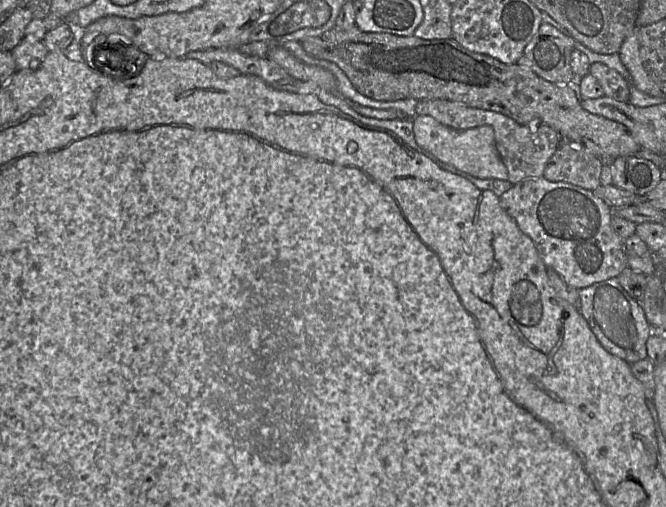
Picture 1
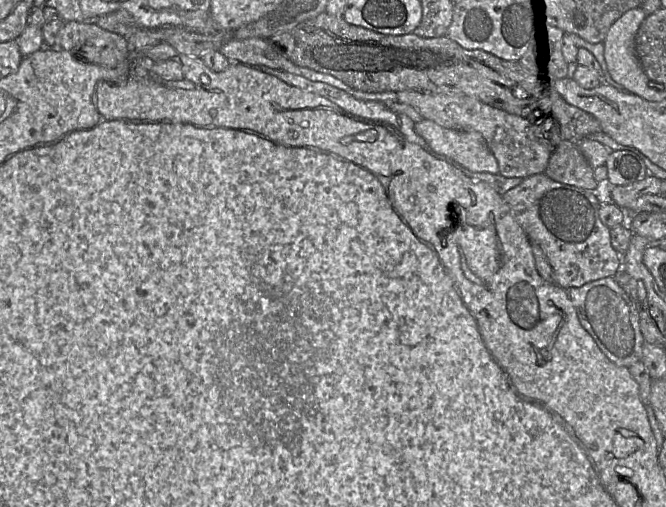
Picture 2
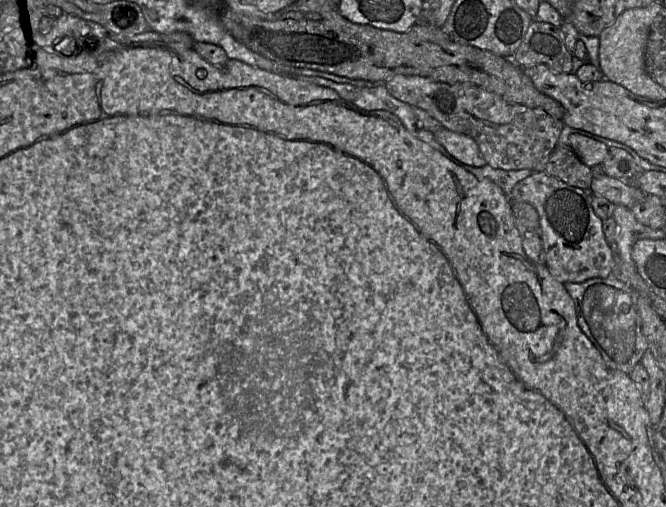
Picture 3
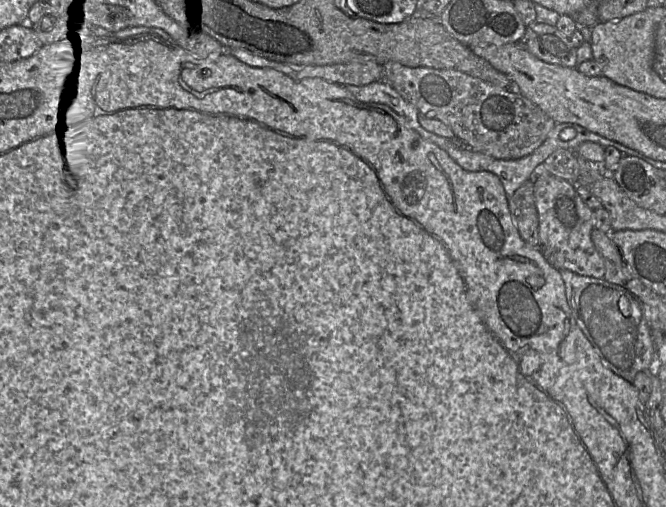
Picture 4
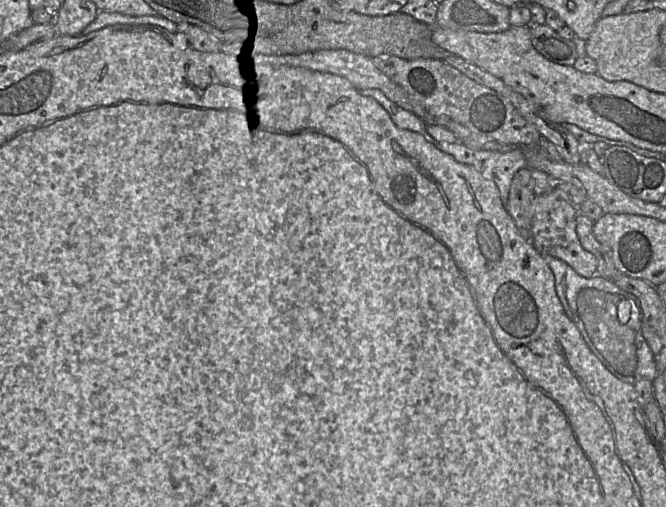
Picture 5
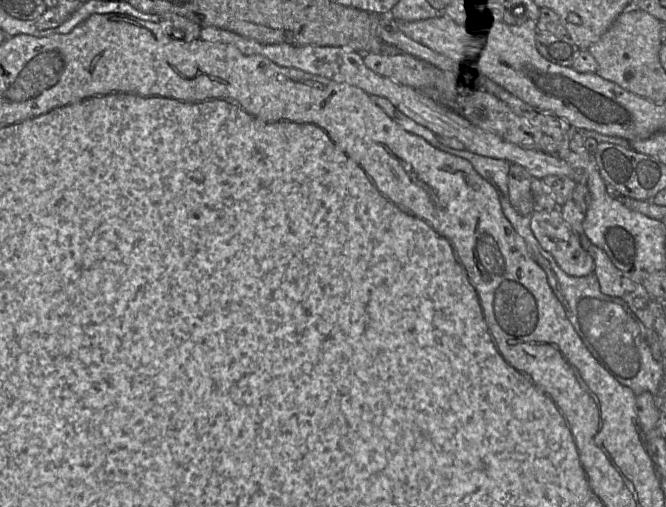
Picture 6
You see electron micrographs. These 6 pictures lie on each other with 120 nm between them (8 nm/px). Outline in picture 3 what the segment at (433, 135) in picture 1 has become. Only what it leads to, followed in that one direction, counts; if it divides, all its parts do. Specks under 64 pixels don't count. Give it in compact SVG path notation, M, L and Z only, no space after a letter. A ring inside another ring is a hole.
M439 129L433 133L436 141L462 164L482 167L487 164L476 141L464 134L448 129Z

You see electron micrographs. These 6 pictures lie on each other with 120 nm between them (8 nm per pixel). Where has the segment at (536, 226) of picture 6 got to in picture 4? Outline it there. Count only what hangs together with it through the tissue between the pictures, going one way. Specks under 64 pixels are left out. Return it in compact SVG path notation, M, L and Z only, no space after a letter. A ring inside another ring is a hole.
M553 175L533 180L535 205L539 221L539 249L557 270L570 270L582 276L601 279L605 263L591 238L593 211L581 199L575 185Z

